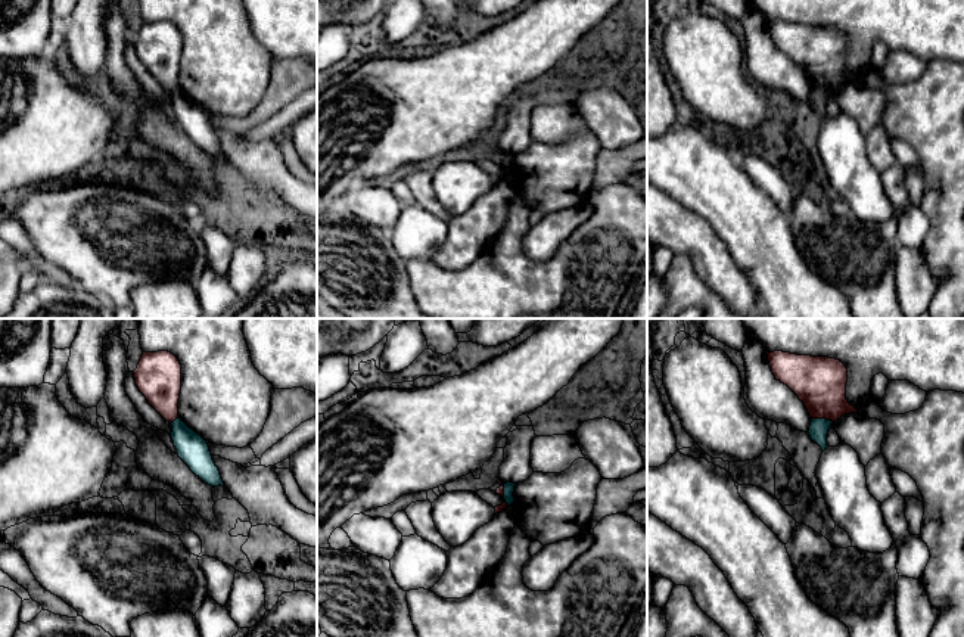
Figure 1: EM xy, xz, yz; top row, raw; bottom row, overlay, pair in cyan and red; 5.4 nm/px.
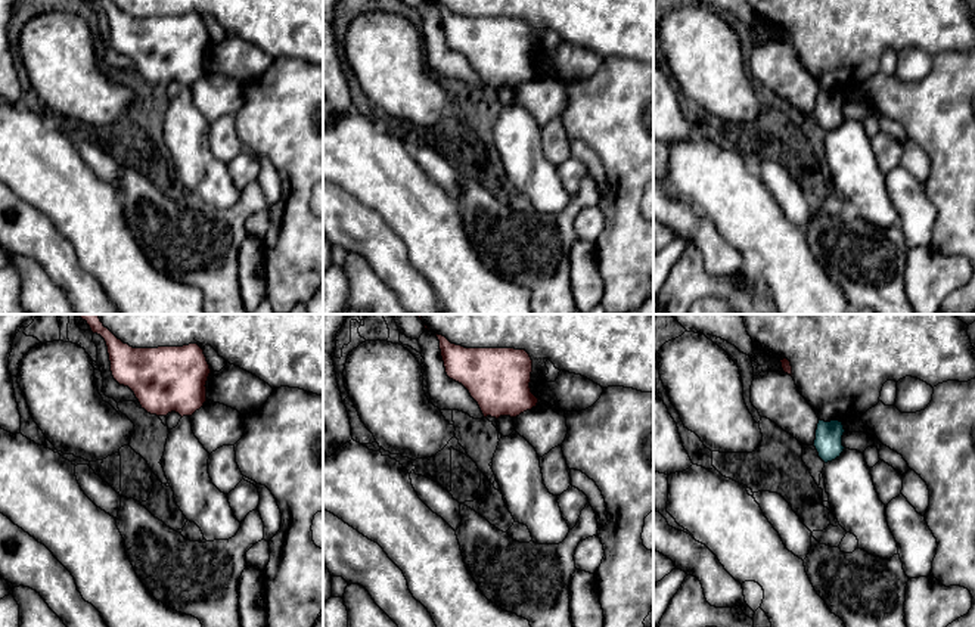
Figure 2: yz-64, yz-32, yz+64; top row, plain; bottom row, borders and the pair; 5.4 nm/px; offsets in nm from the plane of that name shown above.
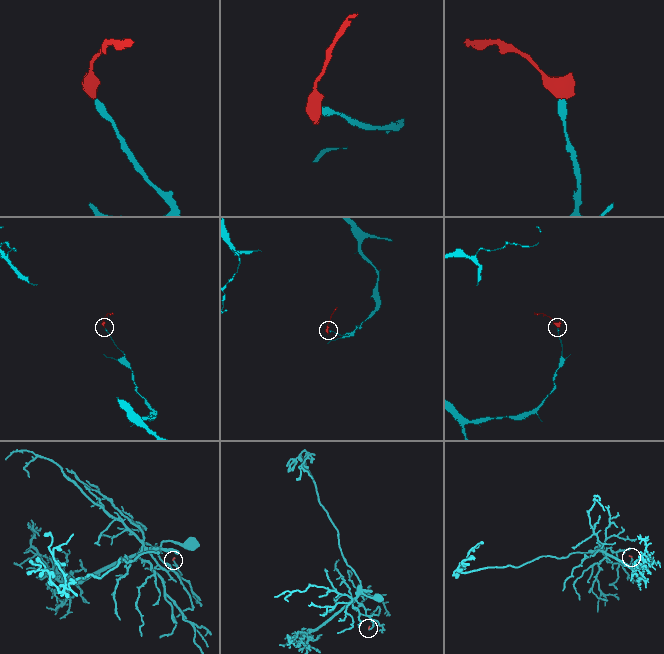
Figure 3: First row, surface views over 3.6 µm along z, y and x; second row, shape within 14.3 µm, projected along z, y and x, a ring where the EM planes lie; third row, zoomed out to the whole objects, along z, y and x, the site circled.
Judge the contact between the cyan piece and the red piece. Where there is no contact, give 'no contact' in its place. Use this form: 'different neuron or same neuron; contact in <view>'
different neuron; contact in yz

